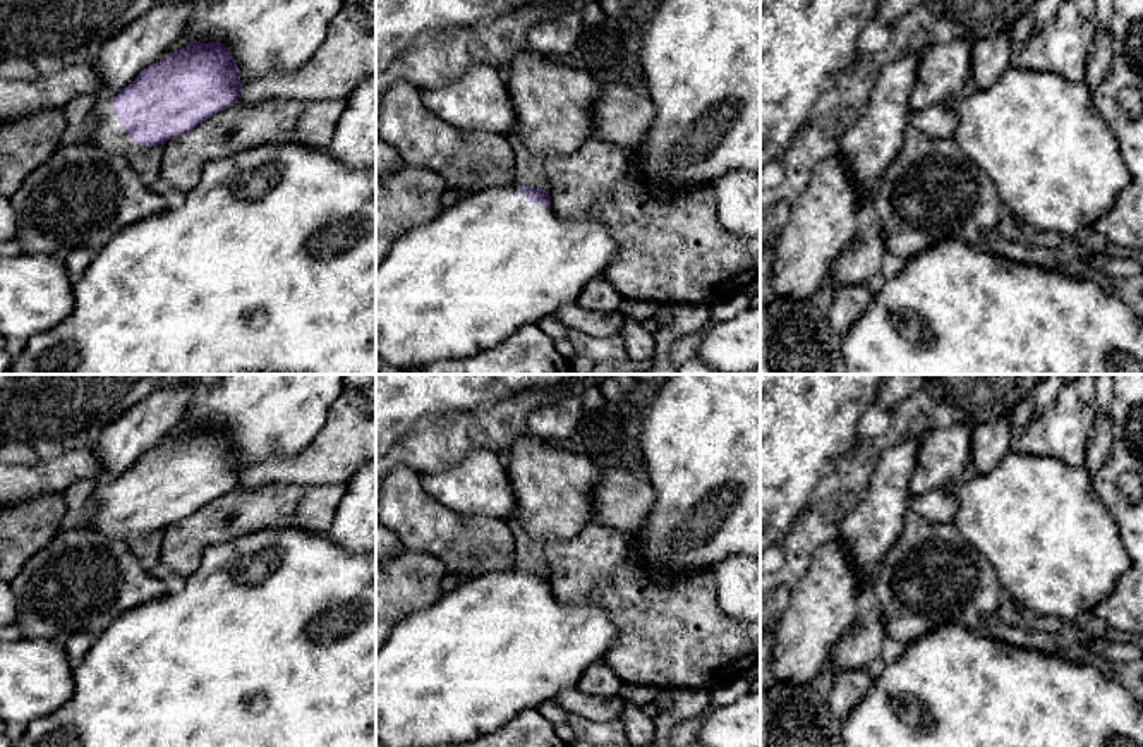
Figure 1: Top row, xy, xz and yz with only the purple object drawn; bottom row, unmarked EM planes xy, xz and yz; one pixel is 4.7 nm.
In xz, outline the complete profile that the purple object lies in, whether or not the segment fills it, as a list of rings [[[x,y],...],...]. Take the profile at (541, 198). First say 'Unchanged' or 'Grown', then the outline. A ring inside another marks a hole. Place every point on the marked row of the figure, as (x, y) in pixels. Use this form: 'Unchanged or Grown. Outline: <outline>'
Grown. Outline: [[[517,182],[465,194],[434,220],[405,232],[376,268],[376,357],[396,367],[477,355],[525,325],[537,325],[559,307],[577,302],[585,283],[606,276],[618,242],[596,220],[565,220],[551,208],[549,191]]]

